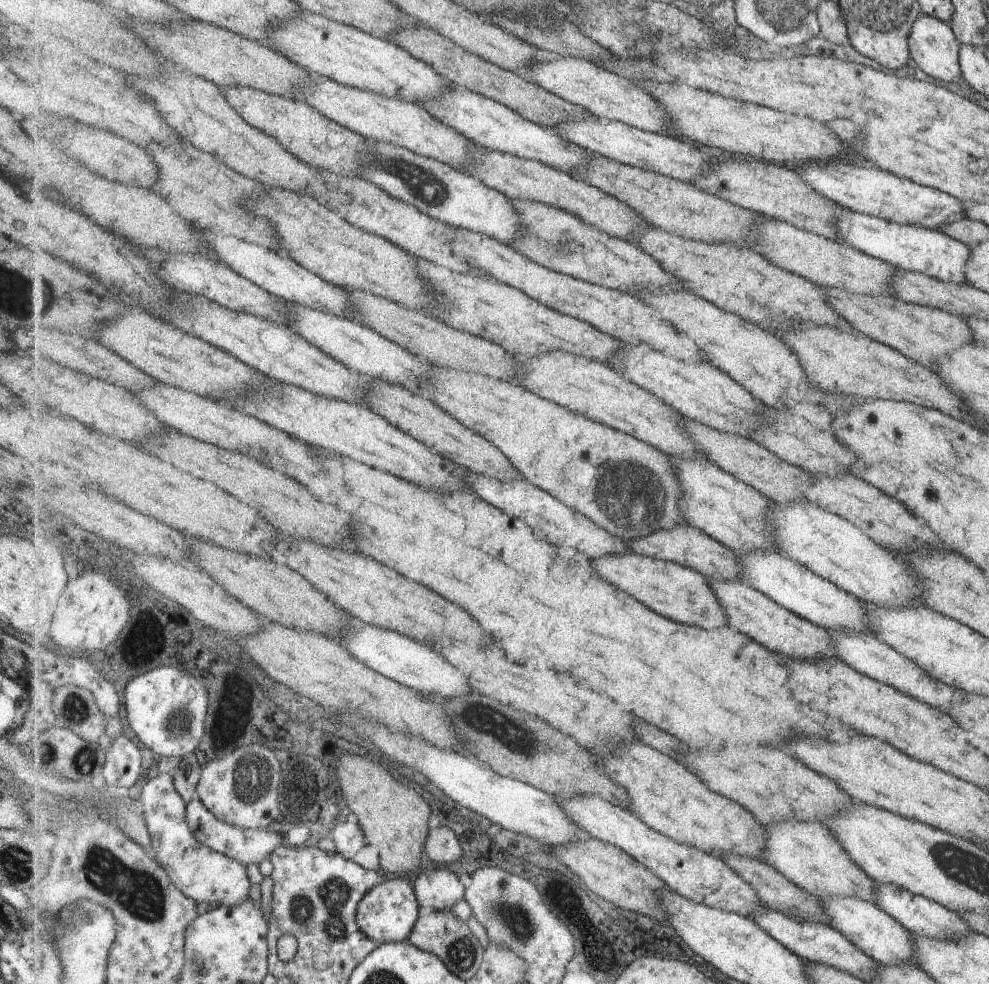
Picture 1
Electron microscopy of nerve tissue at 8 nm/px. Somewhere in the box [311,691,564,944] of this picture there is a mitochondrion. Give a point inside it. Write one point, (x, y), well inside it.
(481, 718)

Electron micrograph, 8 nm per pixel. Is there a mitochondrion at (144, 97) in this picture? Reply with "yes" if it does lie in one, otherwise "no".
no

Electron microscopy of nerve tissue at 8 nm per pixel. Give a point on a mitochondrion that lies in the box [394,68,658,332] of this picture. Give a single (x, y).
(562, 248)

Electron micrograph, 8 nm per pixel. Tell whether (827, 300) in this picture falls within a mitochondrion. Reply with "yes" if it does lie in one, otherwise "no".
no

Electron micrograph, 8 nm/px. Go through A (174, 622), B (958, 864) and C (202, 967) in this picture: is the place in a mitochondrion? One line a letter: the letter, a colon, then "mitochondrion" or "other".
A: other
B: mitochondrion
C: mitochondrion

